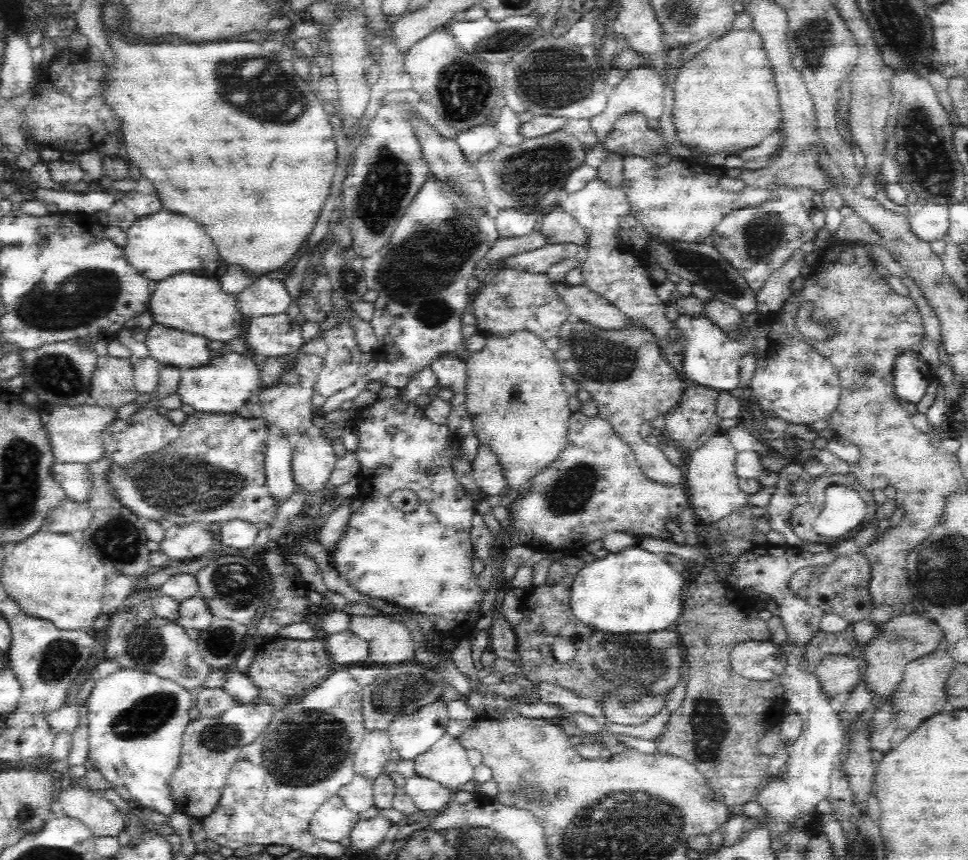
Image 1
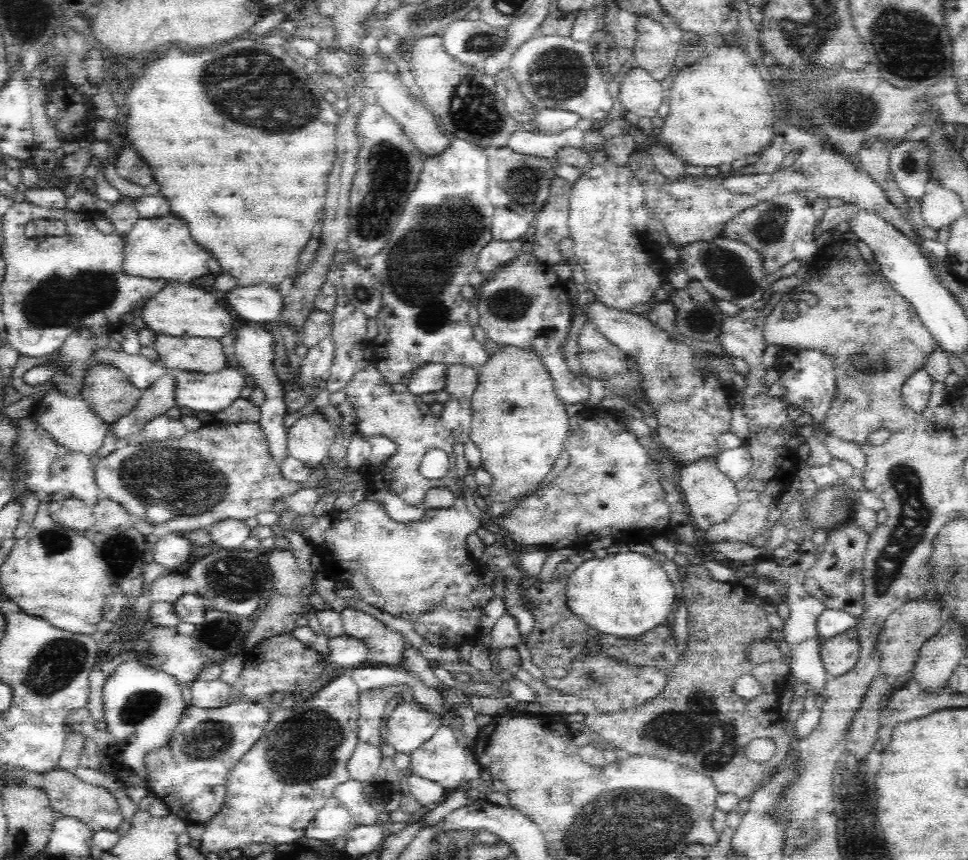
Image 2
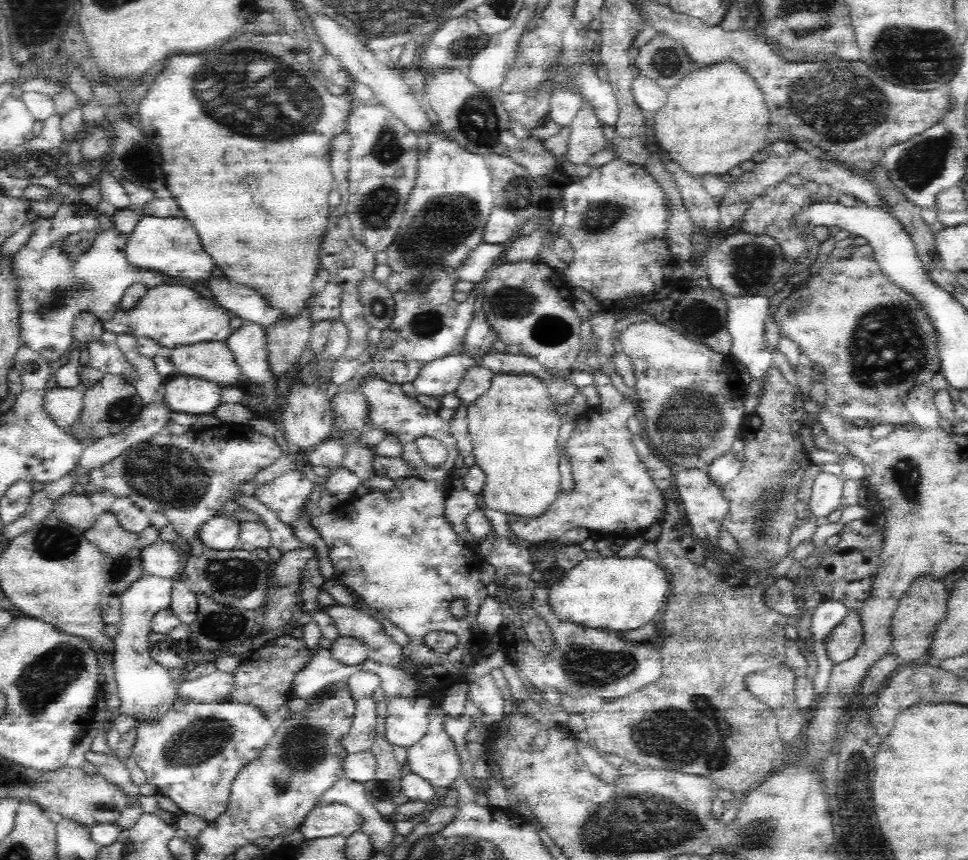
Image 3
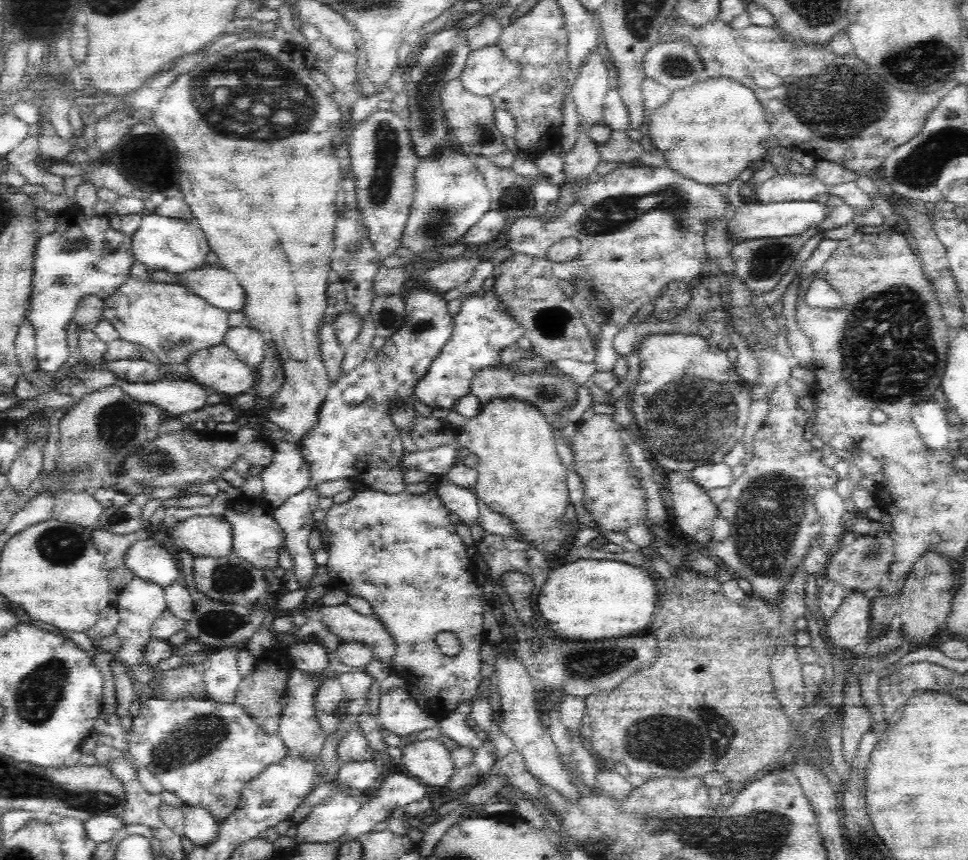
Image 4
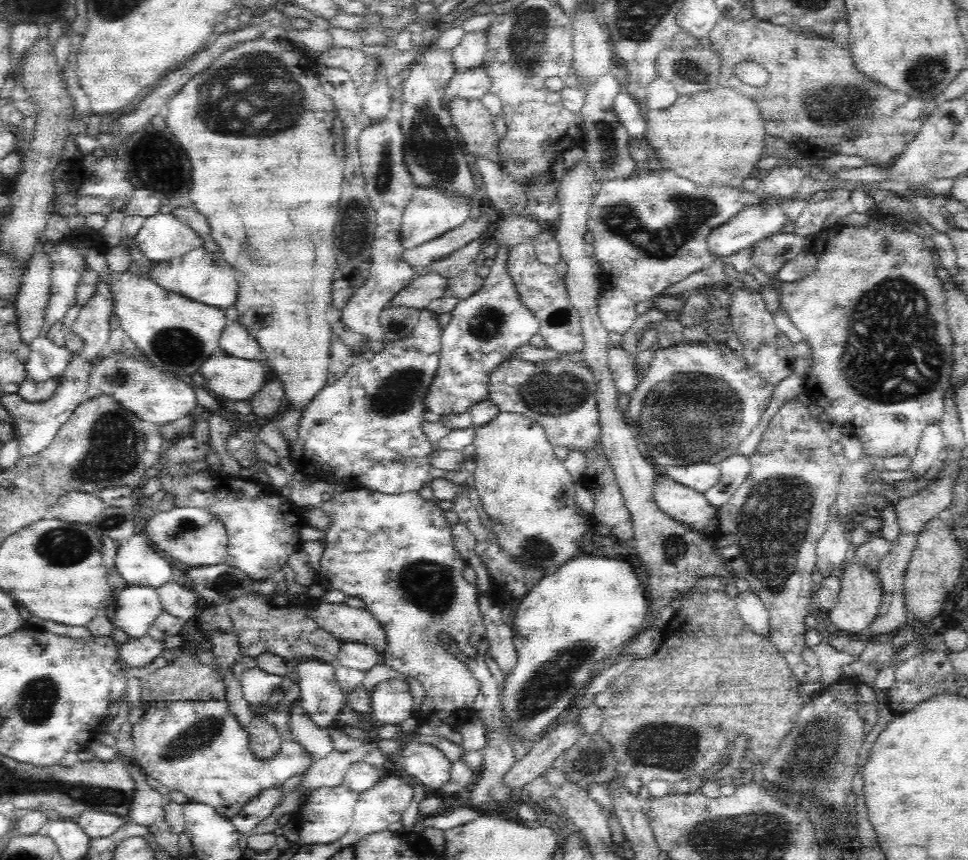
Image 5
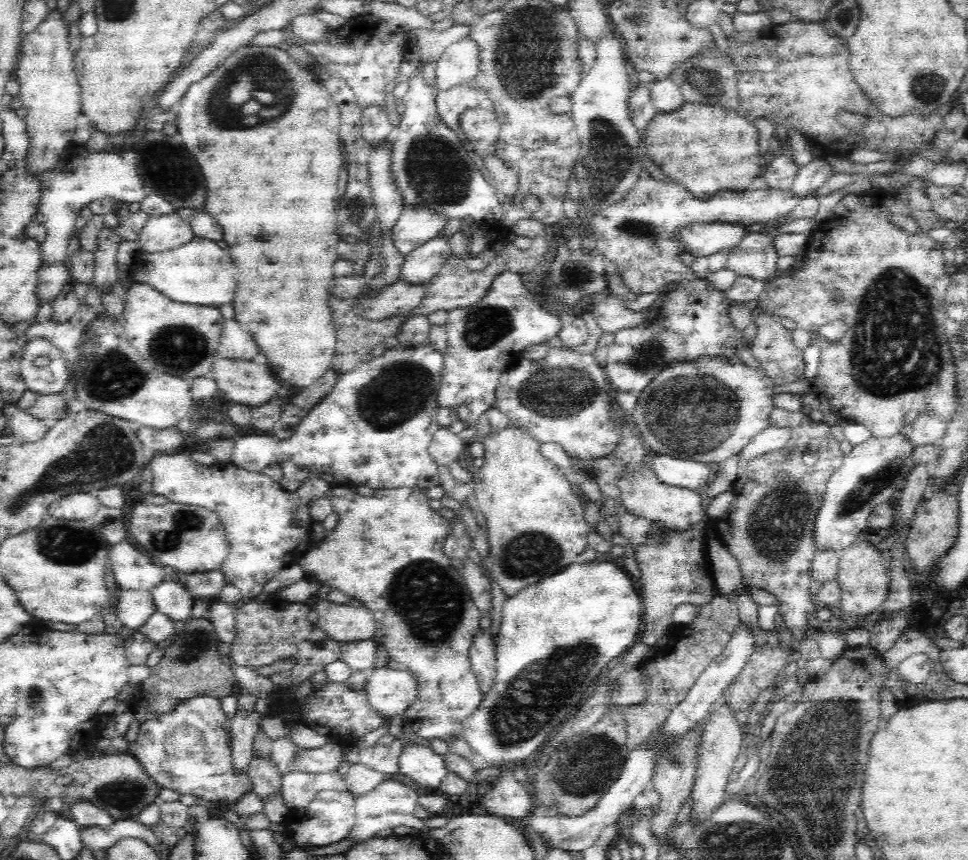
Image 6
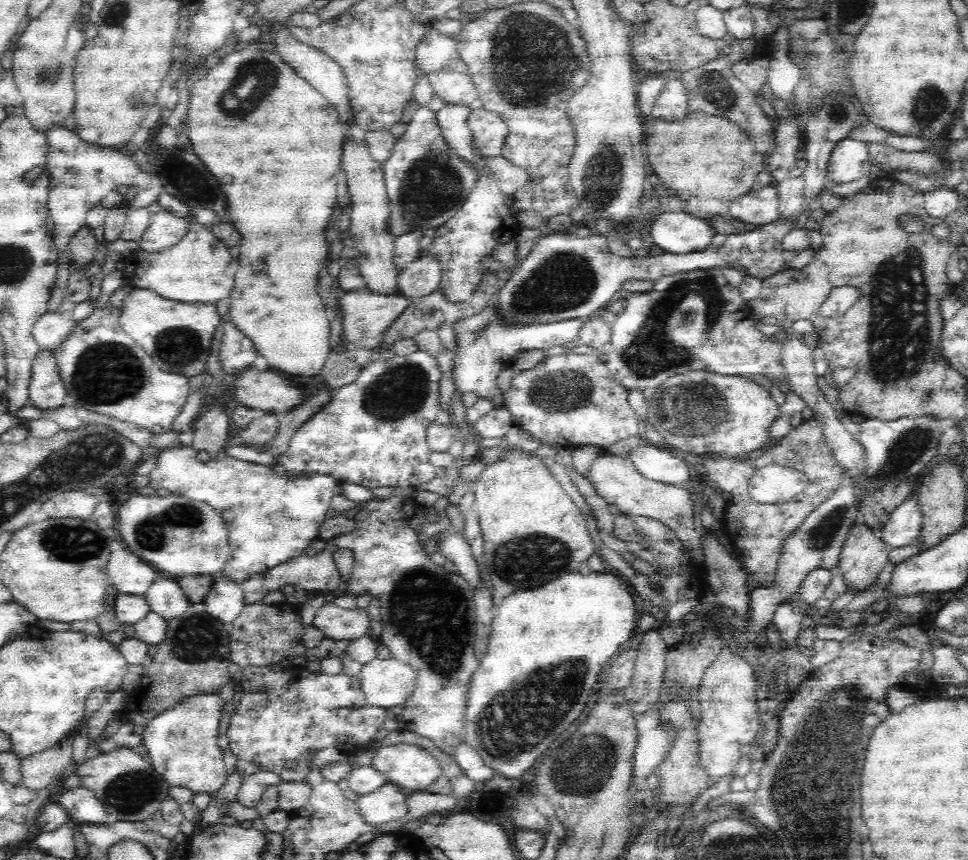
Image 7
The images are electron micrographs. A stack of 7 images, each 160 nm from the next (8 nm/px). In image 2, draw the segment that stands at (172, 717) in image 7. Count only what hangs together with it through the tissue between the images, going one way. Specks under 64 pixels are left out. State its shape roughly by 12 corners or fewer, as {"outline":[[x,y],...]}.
{"outline":[[267,705],[187,706],[148,786],[186,824],[224,807]]}

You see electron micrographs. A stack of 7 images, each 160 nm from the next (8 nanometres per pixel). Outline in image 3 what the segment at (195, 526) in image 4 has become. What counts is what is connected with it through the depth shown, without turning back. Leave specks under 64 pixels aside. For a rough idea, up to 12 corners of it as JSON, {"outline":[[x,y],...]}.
{"outline":[[216,515],[197,533],[202,545],[231,551],[240,538],[239,521]]}

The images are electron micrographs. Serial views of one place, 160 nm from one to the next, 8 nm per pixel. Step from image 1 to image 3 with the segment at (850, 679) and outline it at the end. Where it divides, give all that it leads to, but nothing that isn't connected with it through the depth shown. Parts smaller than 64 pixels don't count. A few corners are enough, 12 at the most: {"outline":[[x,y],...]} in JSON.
{"outline":[[859,609],[832,629],[826,652],[834,664],[852,658],[864,640]]}

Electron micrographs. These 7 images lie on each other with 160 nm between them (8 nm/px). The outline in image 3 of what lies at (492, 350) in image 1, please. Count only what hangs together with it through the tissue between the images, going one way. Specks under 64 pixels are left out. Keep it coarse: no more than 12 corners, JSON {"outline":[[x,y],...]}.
{"outline":[[494,374],[466,410],[481,505],[540,518],[564,418],[547,384]]}

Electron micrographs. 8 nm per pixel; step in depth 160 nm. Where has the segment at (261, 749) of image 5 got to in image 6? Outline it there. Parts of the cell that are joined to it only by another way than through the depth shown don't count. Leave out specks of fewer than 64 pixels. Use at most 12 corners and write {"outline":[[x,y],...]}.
{"outline":[[254,756],[247,776],[262,803],[281,792],[282,774],[272,758]]}

